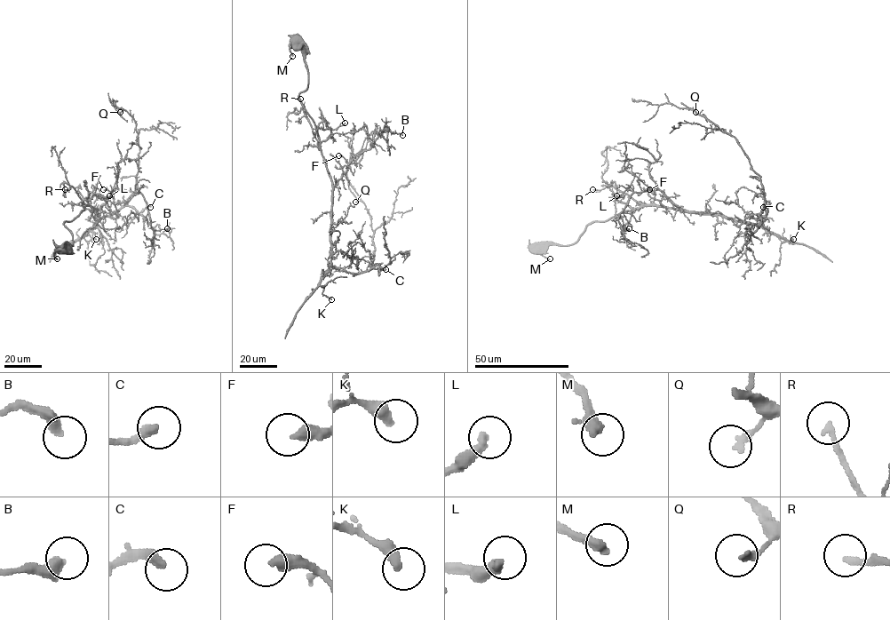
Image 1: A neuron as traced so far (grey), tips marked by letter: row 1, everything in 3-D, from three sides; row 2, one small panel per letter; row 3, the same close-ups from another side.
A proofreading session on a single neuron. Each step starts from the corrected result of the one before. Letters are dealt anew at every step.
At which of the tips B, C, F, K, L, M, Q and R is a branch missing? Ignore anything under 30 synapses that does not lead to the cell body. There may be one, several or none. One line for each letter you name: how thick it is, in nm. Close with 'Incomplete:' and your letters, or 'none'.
L: 320 nm thick
Incomplete: L

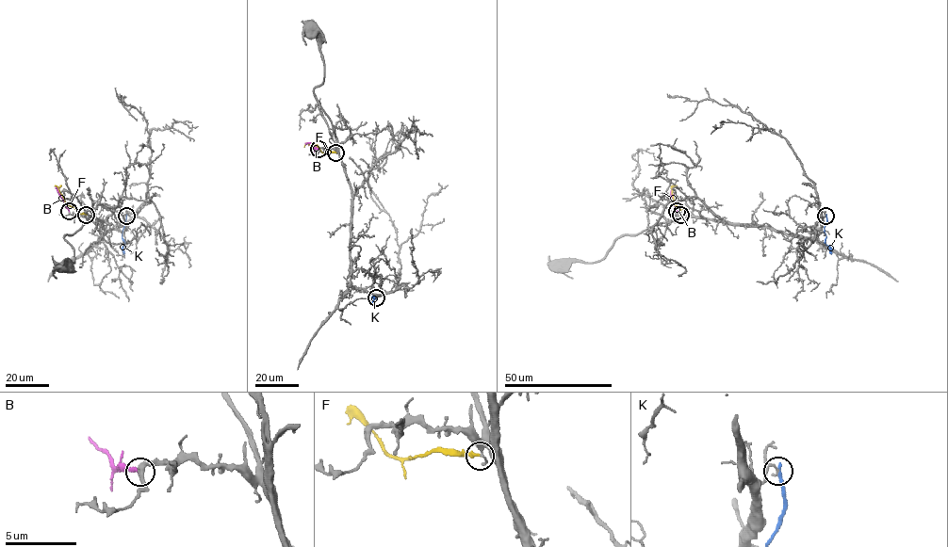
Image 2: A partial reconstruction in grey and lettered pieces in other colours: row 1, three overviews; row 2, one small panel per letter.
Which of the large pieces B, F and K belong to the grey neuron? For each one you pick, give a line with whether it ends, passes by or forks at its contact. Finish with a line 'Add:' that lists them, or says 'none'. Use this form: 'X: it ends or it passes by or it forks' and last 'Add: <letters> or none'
B: it ends
Add: B

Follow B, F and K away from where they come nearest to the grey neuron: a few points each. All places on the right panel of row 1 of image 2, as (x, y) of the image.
B: (677, 211), (671, 196), (673, 186)
F: (680, 214), (680, 207), (673, 202), (670, 186), (675, 186)
K: (826, 216), (825, 243), (831, 254)

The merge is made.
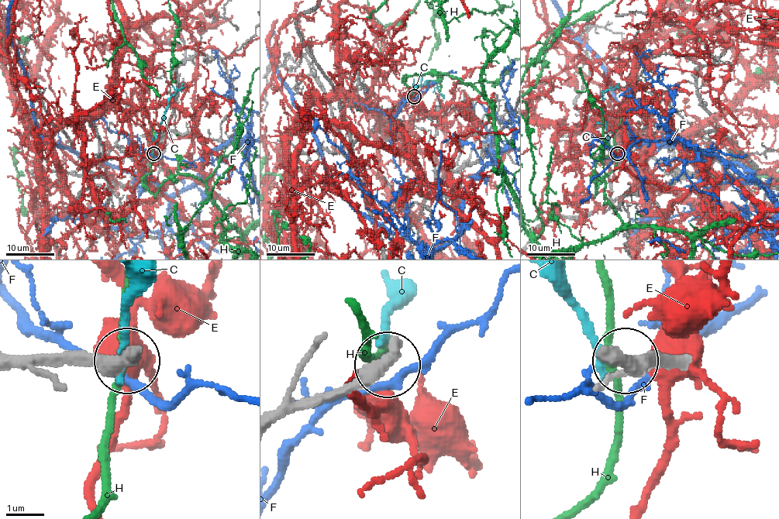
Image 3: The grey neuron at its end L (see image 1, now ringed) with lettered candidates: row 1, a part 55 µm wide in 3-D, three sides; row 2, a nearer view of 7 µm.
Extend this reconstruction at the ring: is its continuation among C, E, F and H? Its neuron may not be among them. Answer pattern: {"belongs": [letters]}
{"belongs": []}

